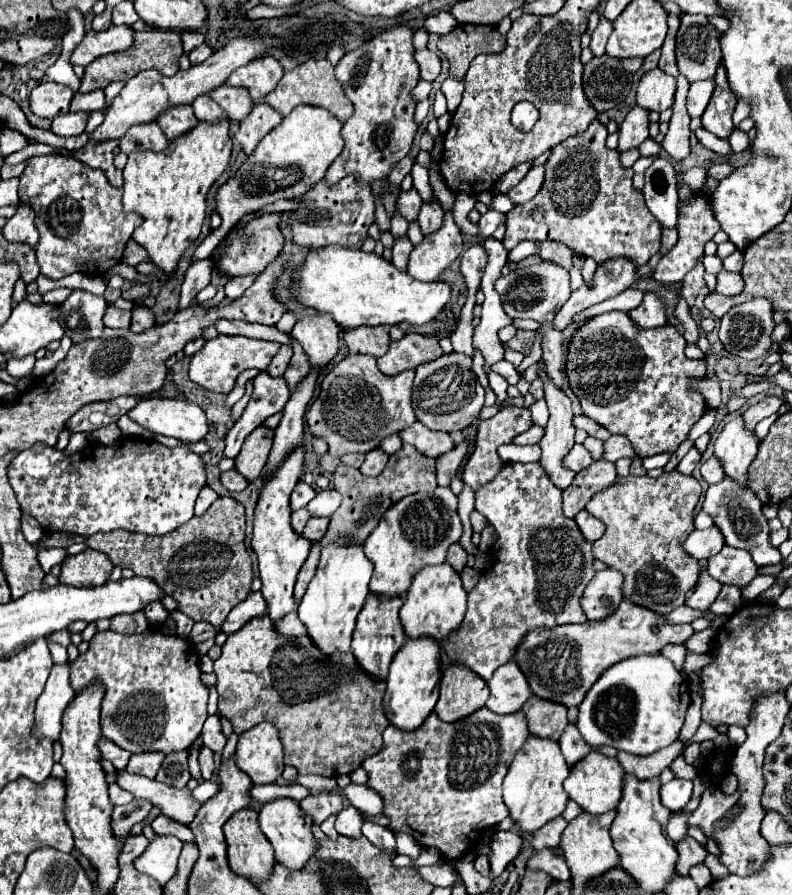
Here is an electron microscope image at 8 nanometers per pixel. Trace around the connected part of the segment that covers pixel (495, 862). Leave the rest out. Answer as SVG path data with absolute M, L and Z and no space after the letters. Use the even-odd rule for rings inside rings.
M496 831L492 835L492 857L490 857L490 869L492 875L502 875L502 871L508 867L508 863L520 853L522 849L522 837L512 831Z

